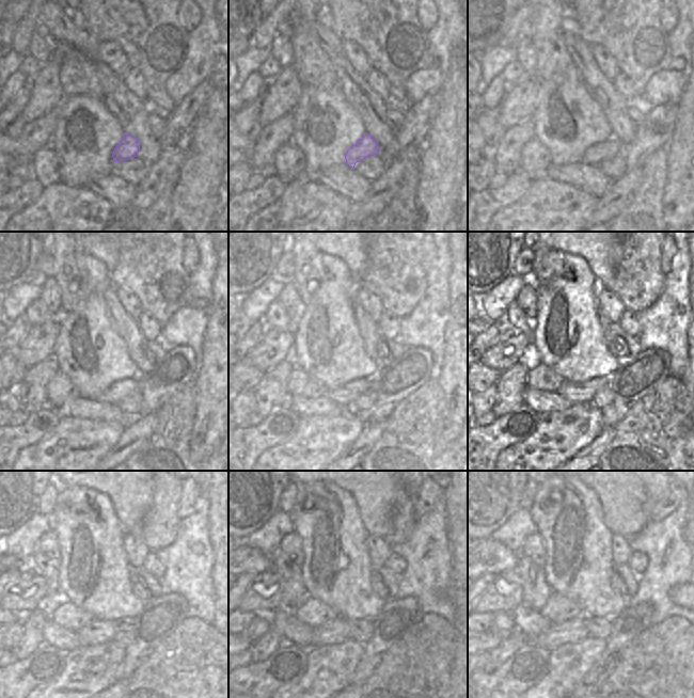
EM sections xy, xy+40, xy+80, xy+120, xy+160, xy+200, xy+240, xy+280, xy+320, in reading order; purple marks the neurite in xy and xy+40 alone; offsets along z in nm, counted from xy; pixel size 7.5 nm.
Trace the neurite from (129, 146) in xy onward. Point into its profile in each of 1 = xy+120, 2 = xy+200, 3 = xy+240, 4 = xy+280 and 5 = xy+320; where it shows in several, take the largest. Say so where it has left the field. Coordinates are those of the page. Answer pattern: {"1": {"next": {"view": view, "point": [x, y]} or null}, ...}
{"1": {"next": {"view": "xy+120", "point": [116, 392]}}, "2": {"next": {"view": "xy+200", "point": [574, 392]}}, "3": {"next": {"view": "xy+240", "point": [97, 631]}}, "4": {"next": {"view": "xy+280", "point": [338, 630]}}, "5": {"next": {"view": "xy+320", "point": [572, 631]}}}

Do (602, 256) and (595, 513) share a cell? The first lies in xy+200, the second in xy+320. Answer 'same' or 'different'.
different

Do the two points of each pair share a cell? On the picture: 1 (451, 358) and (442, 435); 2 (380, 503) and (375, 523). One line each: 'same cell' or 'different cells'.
1: same cell
2: same cell

